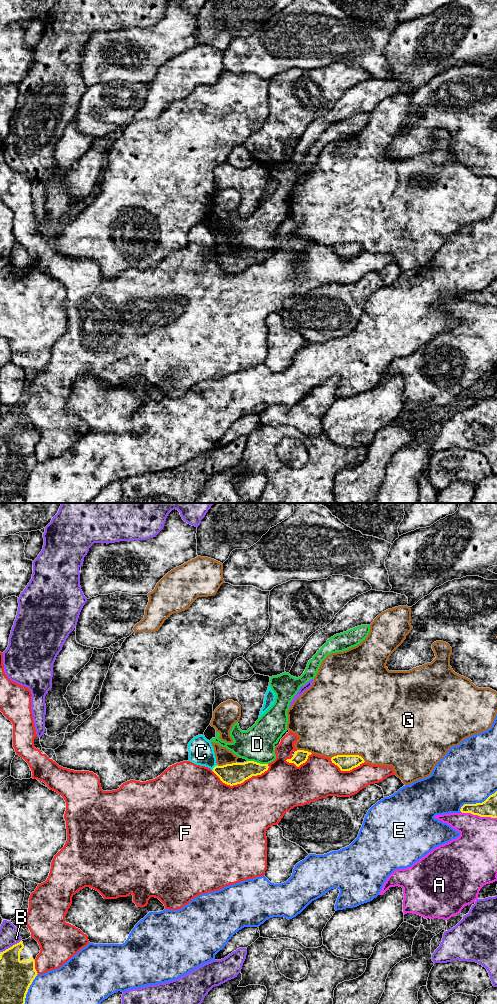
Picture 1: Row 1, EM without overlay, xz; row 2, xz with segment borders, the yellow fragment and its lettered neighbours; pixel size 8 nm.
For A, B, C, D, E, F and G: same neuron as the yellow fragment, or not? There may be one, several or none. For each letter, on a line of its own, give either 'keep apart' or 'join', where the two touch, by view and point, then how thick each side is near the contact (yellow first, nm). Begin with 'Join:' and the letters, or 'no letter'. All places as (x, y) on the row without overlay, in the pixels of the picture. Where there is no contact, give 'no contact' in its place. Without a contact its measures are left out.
Join: D
A: keep apart; meets yellow in xz at (479, 303); 140 nm thick on the yellow side, 320 nm on the other
B: keep apart; meets yellow in xz at (12, 434); 260 nm thick on the yellow side, 160 nm on the other
C: keep apart; meets yellow in xz at (214, 255); 180 nm thick on the yellow side, 200 nm on the other
D: join; meets yellow in xz at (256, 250); 180 nm thick on the yellow side, 280 nm on the other
E: keep apart; meets yellow in xz at (26, 481); 260 nm thick on the yellow side, 500 nm on the other
F: keep apart; meets yellow in xz at (240, 271); 180 nm thick on the yellow side, 480 nm on the other
G: keep apart; meets yellow in xz at (348, 243); 130 nm thick on the yellow side, 500 nm on the other

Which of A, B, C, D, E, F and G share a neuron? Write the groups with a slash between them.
A / B / C F / D / E / G

